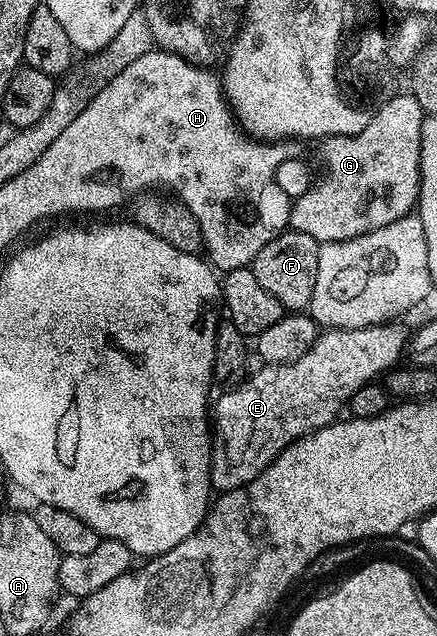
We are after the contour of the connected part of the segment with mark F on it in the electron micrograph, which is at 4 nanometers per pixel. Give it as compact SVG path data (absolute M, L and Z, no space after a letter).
M286 229L276 235L253 258L251 269L259 280L259 285L279 301L282 308L289 313L301 313L308 308L315 293L315 277L319 277L319 249L321 244L307 233Z

